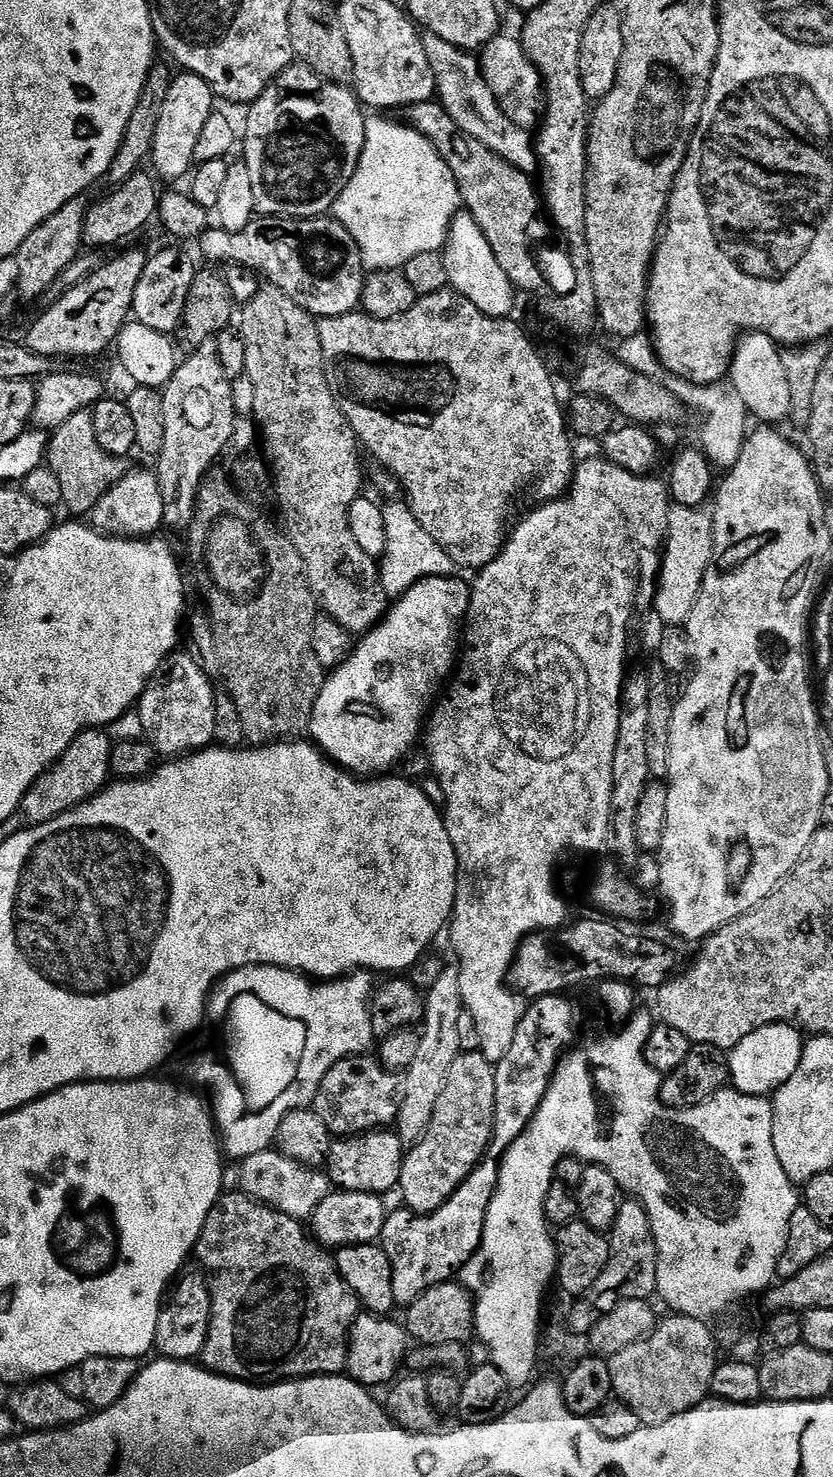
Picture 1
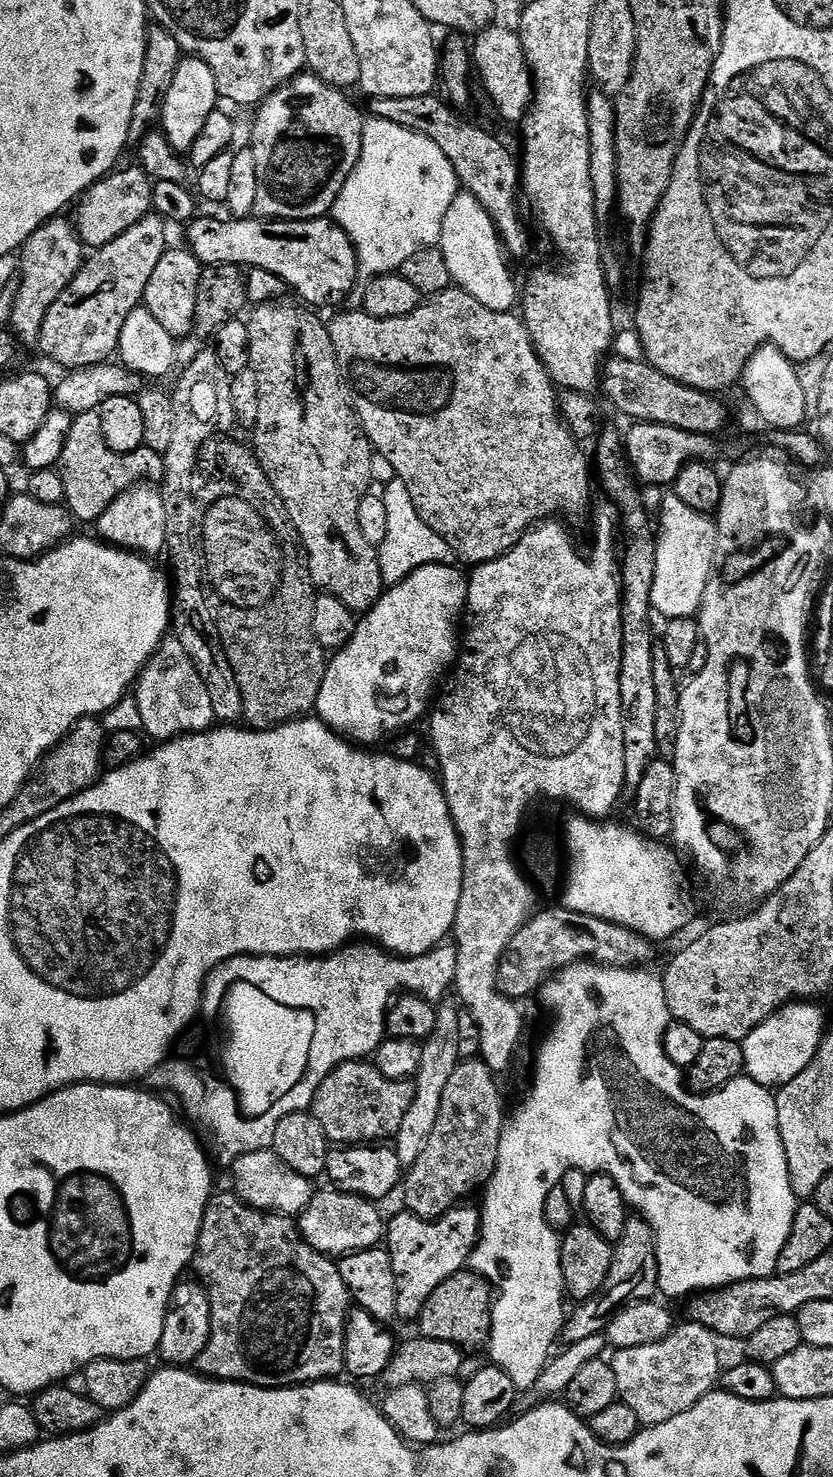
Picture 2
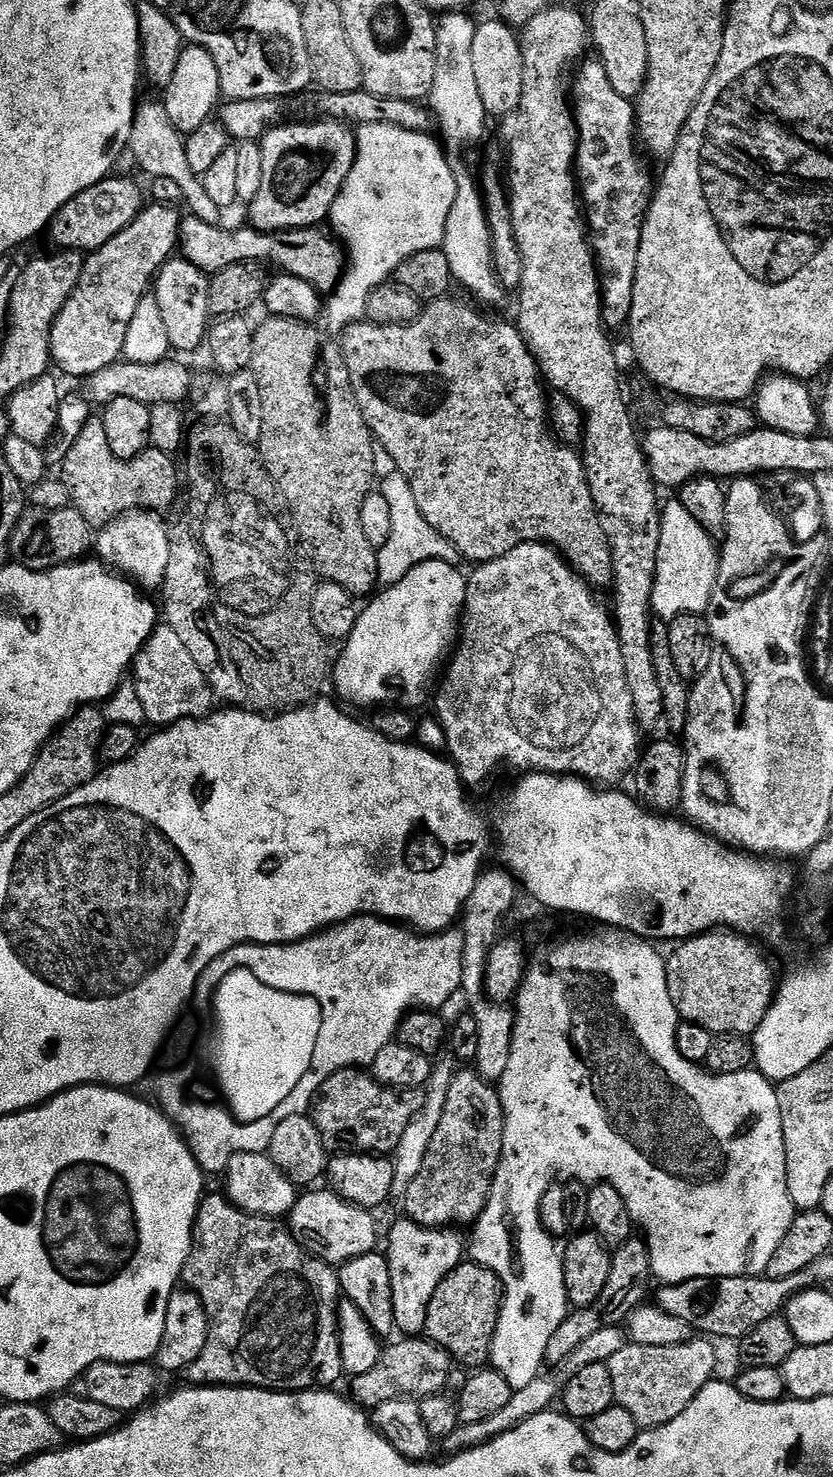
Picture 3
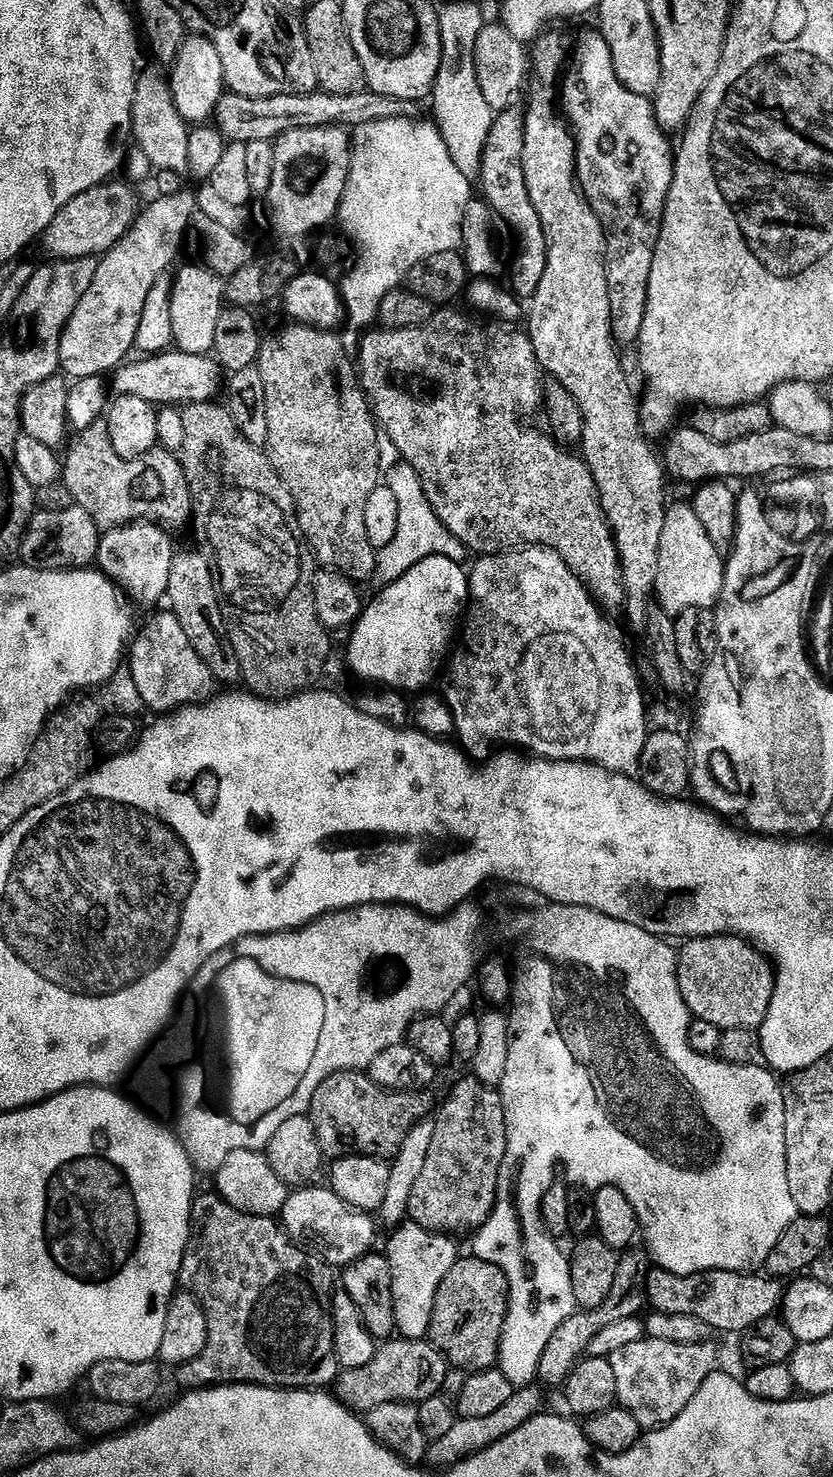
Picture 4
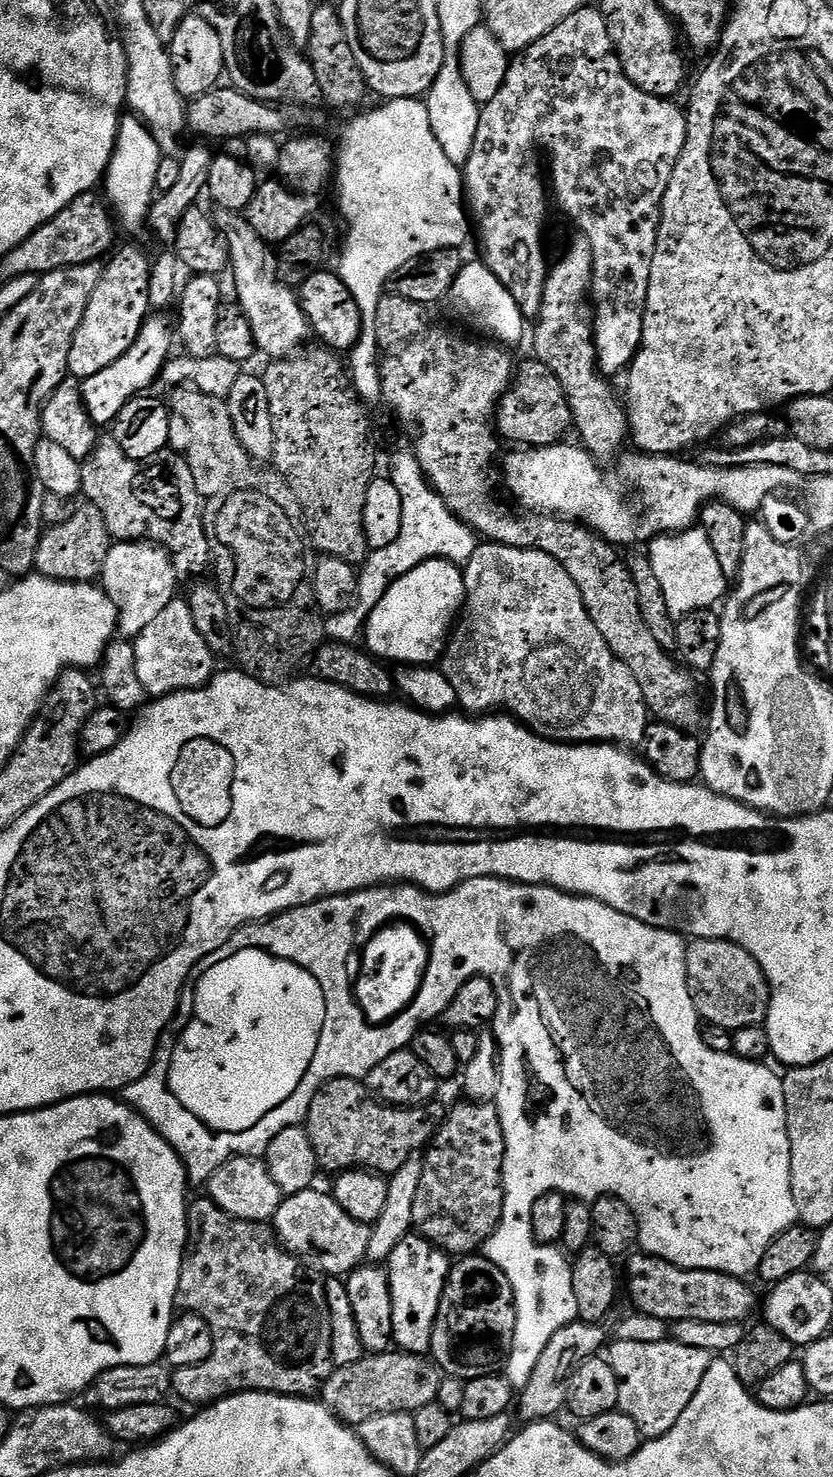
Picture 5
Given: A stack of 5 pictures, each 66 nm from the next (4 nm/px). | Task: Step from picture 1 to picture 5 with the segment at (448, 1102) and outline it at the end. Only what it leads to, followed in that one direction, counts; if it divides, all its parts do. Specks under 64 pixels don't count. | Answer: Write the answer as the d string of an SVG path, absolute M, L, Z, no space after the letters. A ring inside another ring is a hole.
M492 1102L463 1103L448 1108L444 1124L437 1130L436 1137L426 1149L422 1182L418 1182L418 1194L414 1194L412 1219L413 1229L419 1235L456 1258L476 1254L483 1249L502 1218L504 1205L504 1179L500 1173L504 1165L504 1135L496 1105Z

